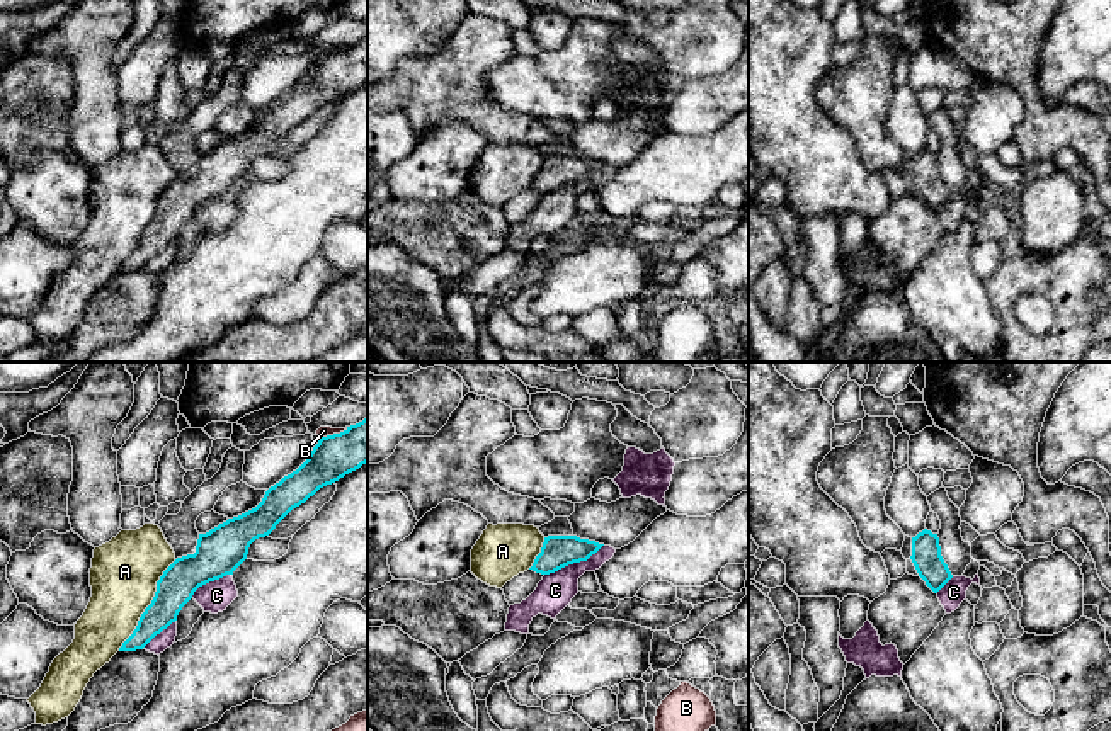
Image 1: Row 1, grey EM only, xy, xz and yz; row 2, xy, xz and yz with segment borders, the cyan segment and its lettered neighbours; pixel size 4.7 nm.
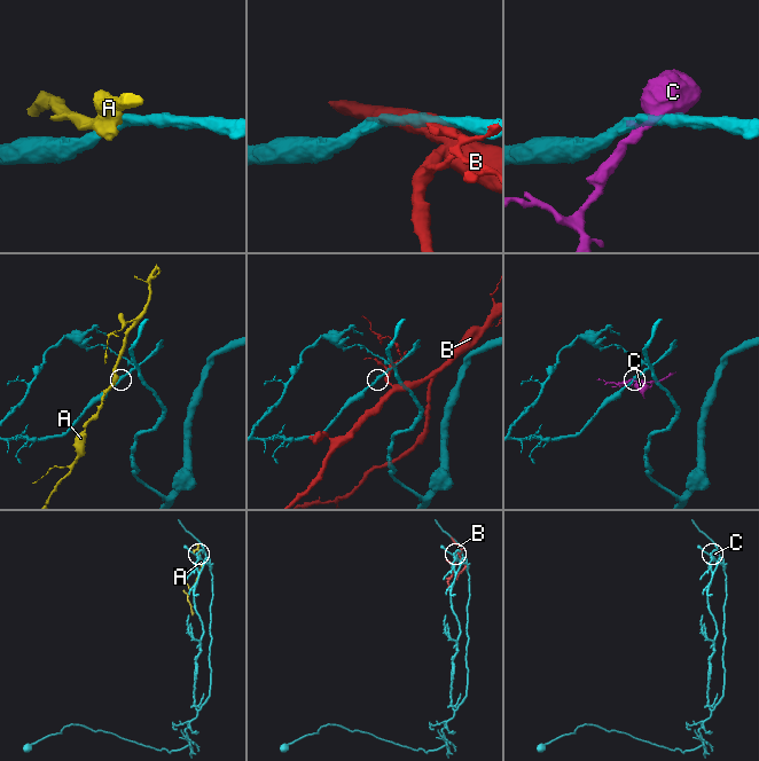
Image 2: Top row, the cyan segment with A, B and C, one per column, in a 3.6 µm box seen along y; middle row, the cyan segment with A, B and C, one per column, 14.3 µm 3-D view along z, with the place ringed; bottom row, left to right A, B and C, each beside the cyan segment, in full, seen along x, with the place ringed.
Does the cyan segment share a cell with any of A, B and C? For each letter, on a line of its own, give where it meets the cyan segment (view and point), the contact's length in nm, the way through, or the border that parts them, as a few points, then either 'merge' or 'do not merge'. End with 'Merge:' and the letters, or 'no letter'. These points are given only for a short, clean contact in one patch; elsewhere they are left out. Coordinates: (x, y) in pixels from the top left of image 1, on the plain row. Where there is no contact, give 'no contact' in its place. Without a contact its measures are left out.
A: contact xy (148, 225); length 500 nm; do not merge
B: contact xy (334, 53); length 140 nm; do not merge
C: contact xz (574, 181); length 320 nm; do not merge
Merge: no letter

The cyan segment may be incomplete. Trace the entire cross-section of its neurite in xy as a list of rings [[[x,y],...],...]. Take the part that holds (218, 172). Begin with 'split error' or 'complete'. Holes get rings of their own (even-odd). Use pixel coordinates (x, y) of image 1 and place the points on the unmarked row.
complete; [[[367,37],[340,53],[320,56],[308,78],[271,105],[262,121],[206,153],[199,153],[196,172],[177,177],[157,201],[151,223],[119,270],[143,269],[157,253],[177,240],[194,211],[233,190],[247,178],[250,163],[269,155],[276,144],[320,107],[332,104],[367,82]]]

